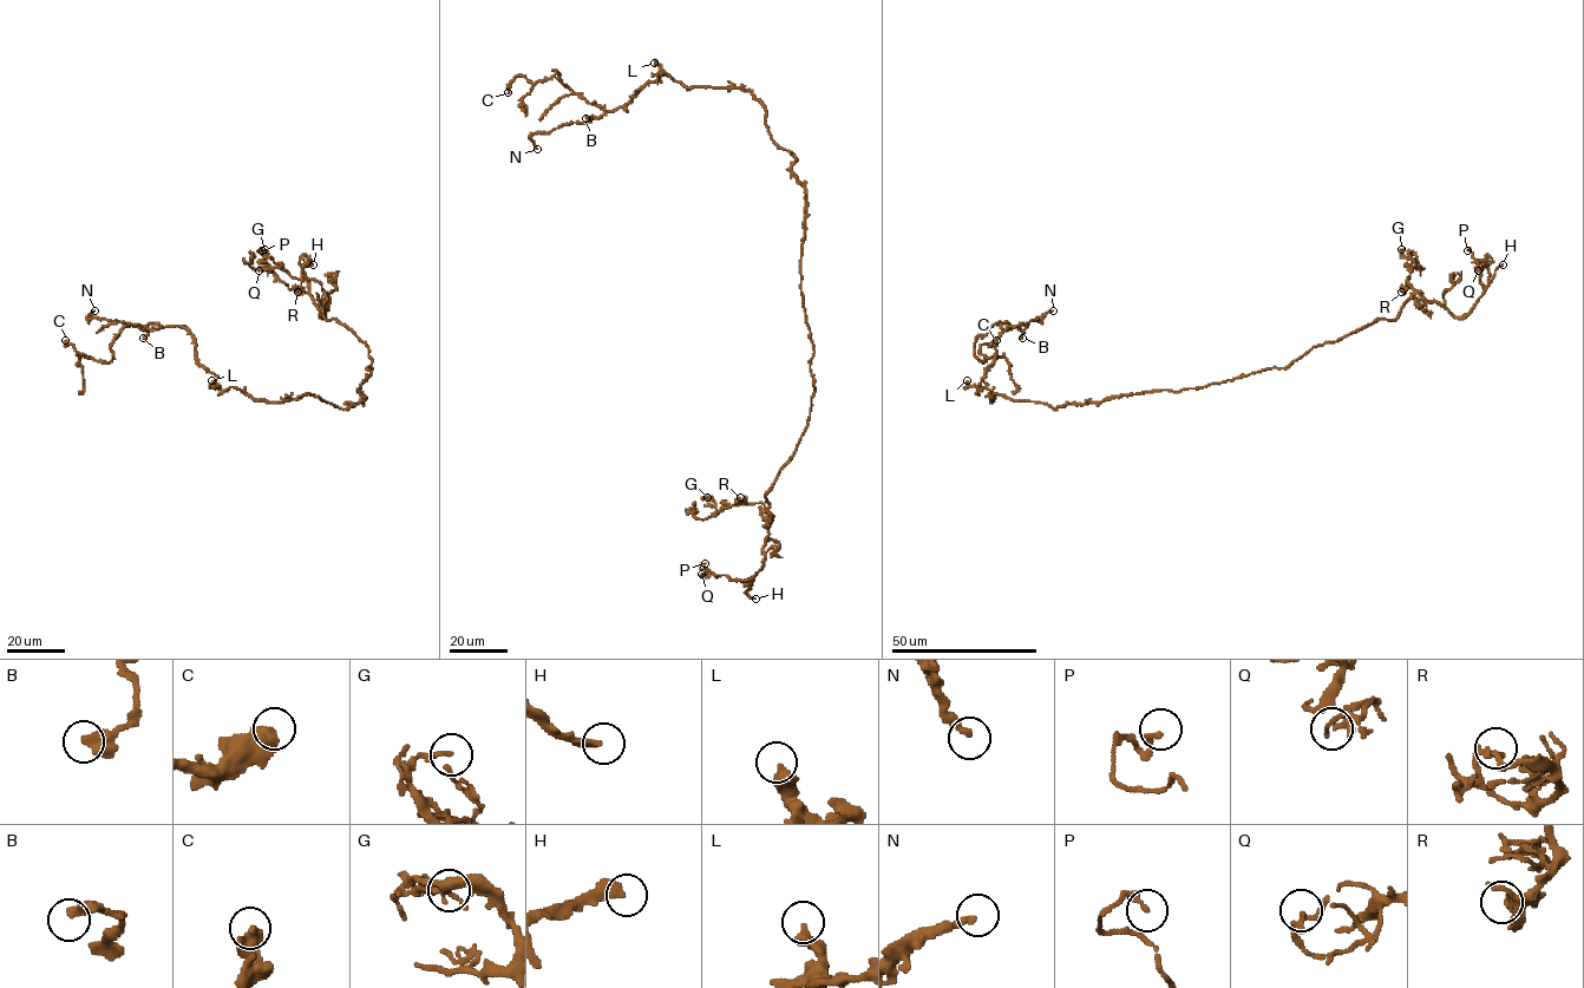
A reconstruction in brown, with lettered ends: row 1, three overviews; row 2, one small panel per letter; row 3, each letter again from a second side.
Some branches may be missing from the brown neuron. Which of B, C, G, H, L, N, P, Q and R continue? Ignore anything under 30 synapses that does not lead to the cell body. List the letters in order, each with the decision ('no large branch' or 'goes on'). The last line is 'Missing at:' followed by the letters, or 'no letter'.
B: no large branch
C: no large branch
G: no large branch
H: goes on
L: no large branch
N: no large branch
P: no large branch
Q: no large branch
R: no large branch
Missing at: H

